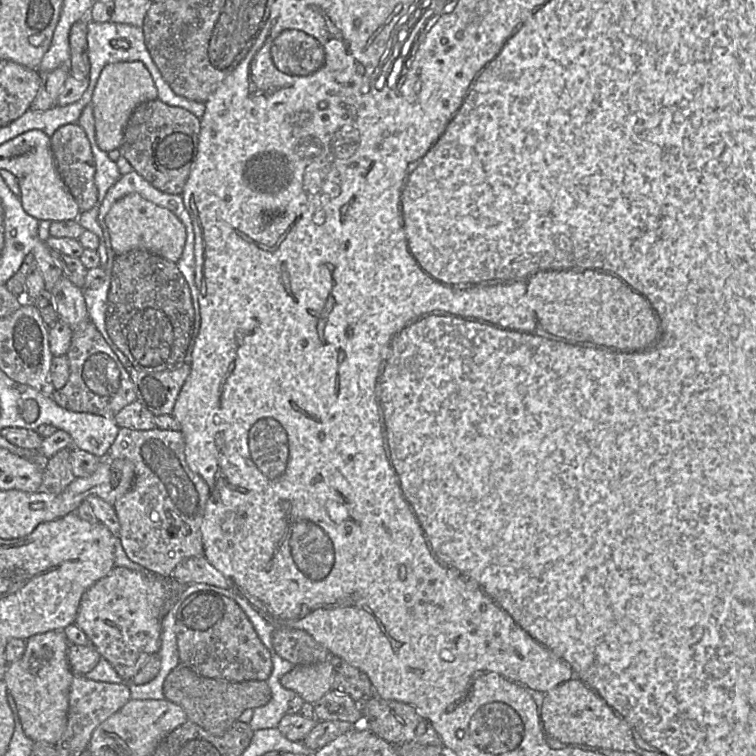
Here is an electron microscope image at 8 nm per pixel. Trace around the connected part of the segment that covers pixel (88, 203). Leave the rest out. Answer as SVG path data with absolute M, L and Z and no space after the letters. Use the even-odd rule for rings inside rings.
M66 124L58 128L50 140L56 168L81 212L92 209L98 203L98 191L94 182L95 161L85 131L78 124Z

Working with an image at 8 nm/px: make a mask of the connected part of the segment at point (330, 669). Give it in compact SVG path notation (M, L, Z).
M333 659L310 665L295 665L282 676L281 685L294 691L307 703L314 703L331 691L335 675Z

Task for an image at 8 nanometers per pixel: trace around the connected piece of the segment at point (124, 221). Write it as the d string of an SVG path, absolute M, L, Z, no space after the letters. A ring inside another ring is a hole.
M137 193L117 200L104 218L111 247L120 255L131 250L146 250L171 262L179 260L186 241L186 230L179 218L170 210L160 207Z

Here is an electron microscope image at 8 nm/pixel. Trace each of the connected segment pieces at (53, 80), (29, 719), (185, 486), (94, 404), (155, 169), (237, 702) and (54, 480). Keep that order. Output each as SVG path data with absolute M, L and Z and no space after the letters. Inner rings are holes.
M61 66L48 72L39 73L40 88L31 104L31 108L38 111L47 111L56 106L57 98L68 74L68 66Z
M63 630L38 634L26 640L22 658L7 666L3 681L16 702L24 733L34 742L54 745L66 729L69 692L75 675L68 661L69 646Z
M120 428L117 437L102 460L125 459L134 465L132 488L114 504L119 523L120 541L127 557L149 572L171 577L175 567L191 558L204 557L201 525L210 490L204 479L193 472L185 457L185 439L181 431L133 430Z
M90 320L73 331L66 356L69 360L69 378L62 388L55 390L51 395L60 407L72 412L113 418L121 409L137 399L135 385L128 371Z
M159 99L147 101L133 111L124 130L119 151L134 171L153 187L167 194L182 194L196 159L200 127L200 119L184 108L167 105Z
M182 663L173 668L165 678L163 693L165 699L184 710L189 721L213 735L222 735L245 710L264 706L271 699L271 689L265 680L231 682L206 678Z
M64 448L49 458L43 471L40 491L60 494L74 481L75 476L69 461L71 450Z

